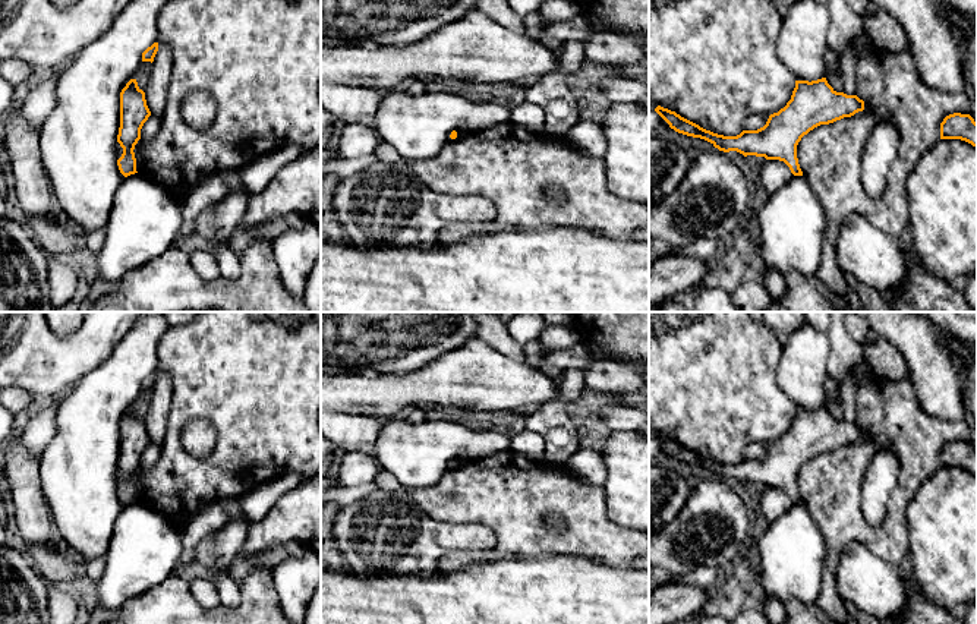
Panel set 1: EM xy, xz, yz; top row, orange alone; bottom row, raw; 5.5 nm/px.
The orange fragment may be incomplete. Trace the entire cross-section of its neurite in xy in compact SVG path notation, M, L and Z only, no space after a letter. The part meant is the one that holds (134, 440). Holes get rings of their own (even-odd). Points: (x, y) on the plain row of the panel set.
M130 407L120 420L120 456L117 463L117 470L123 476L117 494L125 505L138 501L133 478L149 444L145 420L138 415L136 407Z

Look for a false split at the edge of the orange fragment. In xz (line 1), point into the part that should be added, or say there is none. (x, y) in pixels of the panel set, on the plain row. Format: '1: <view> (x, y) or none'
1: none

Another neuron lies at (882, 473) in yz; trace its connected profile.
M879 451L869 463L860 498L860 510L869 524L877 527L883 523L899 475L901 463L892 451Z

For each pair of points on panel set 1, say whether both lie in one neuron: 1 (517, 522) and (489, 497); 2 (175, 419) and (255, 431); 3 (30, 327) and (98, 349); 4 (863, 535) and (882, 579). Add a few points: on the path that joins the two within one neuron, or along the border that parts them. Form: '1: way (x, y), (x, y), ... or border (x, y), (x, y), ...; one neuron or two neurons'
1: way (510, 514), (497, 501); one neuron
2: way (195, 409), (235, 410); one neuron
3: way (47, 344), (51, 349), (81, 349); one neuron
4: border (837, 561), (848, 544), (863, 542), (900, 566); two neurons

